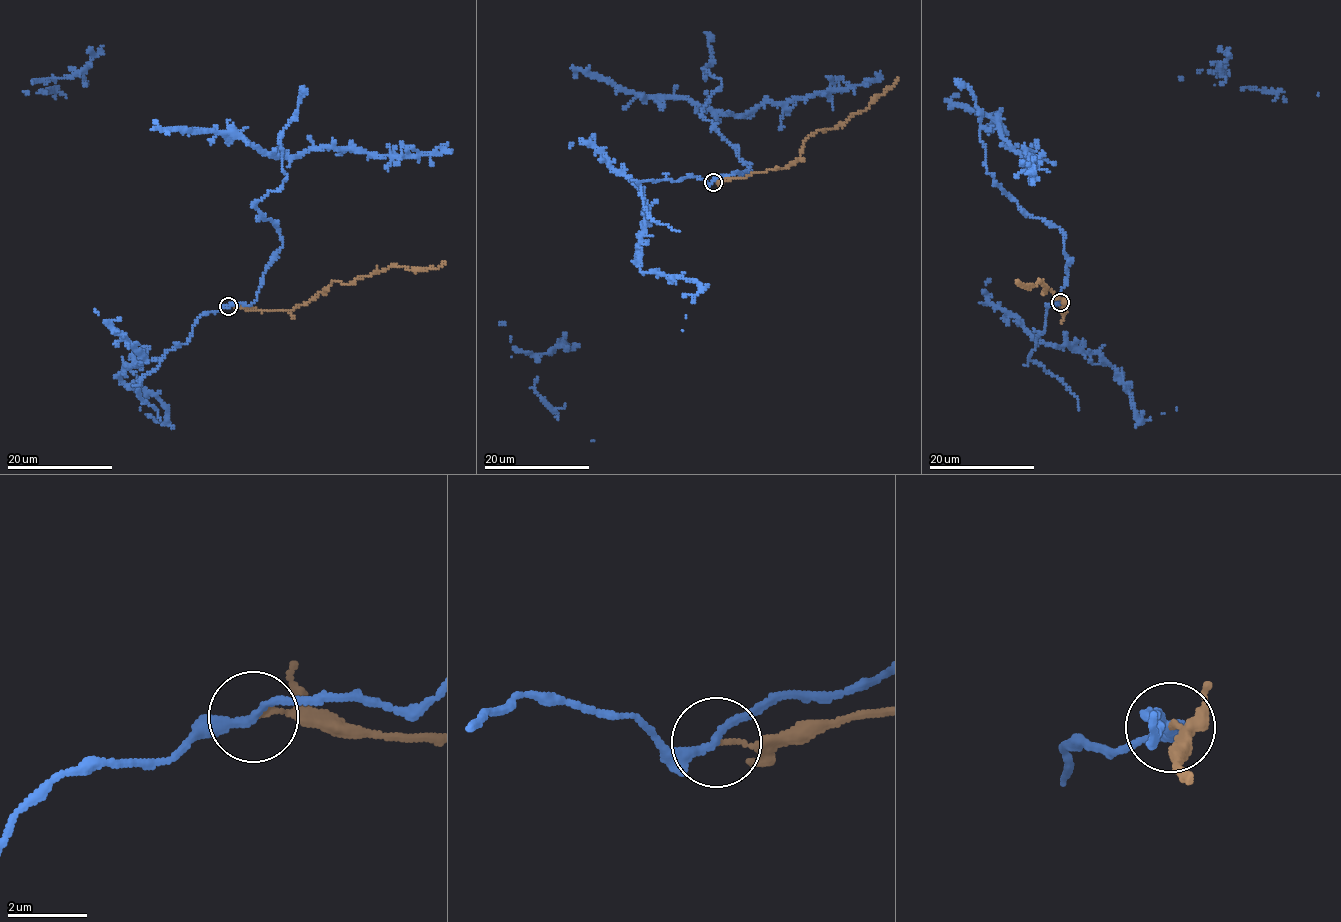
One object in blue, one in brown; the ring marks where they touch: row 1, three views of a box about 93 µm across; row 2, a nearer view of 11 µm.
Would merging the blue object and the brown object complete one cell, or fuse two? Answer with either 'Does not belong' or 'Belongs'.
Does not belong

